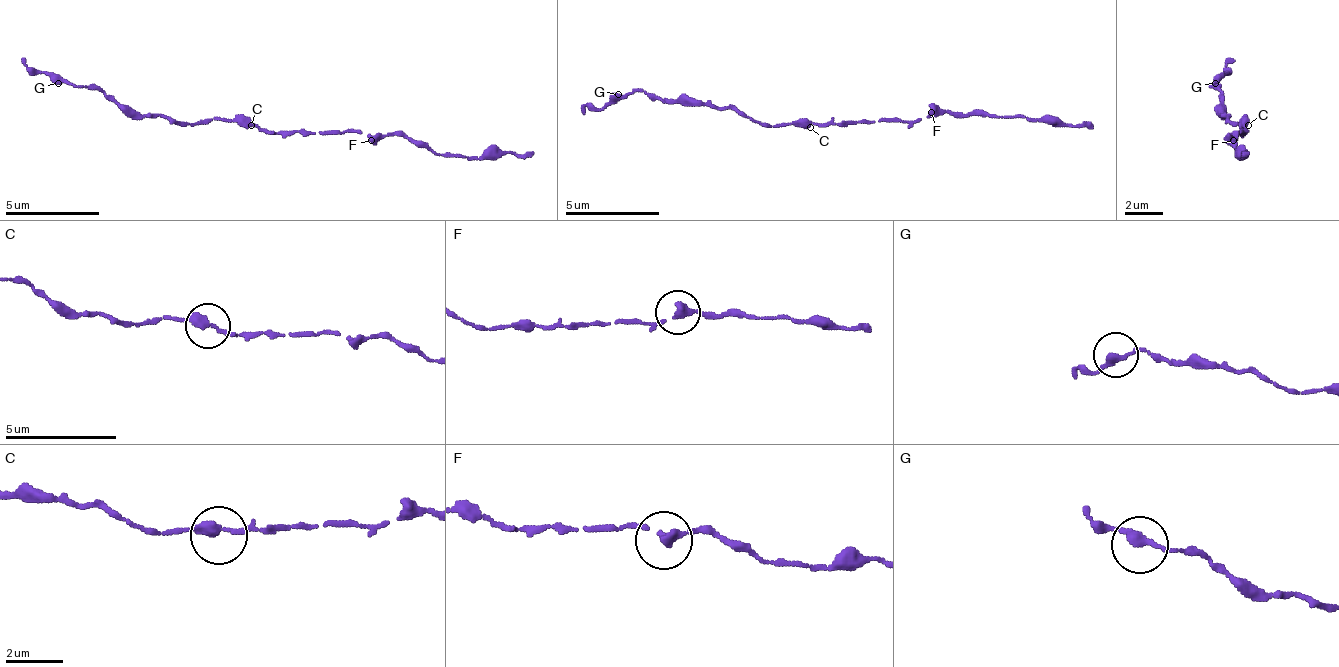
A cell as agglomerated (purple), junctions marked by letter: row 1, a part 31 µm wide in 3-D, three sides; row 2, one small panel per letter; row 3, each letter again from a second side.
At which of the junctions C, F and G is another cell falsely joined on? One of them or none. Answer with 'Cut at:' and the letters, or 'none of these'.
Cut at: none of these

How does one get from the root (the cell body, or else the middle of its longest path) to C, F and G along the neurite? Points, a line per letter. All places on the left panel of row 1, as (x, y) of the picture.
C: (265, 130), (251, 125)
F: (265, 130), (312, 130), (316, 134), (344, 134), (349, 130), (358, 130), (372, 139)
G: (265, 130), (232, 120), (185, 125), (171, 116), (129, 116), (96, 87), (58, 83)

